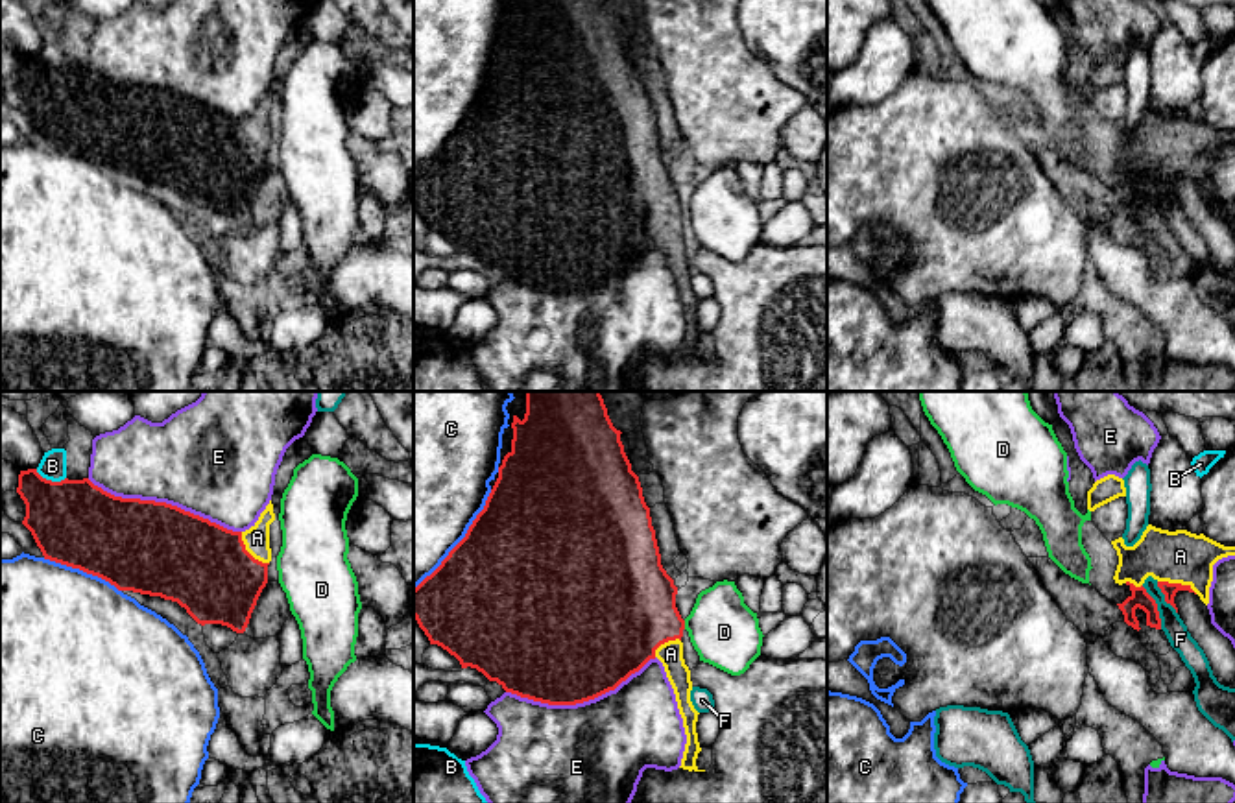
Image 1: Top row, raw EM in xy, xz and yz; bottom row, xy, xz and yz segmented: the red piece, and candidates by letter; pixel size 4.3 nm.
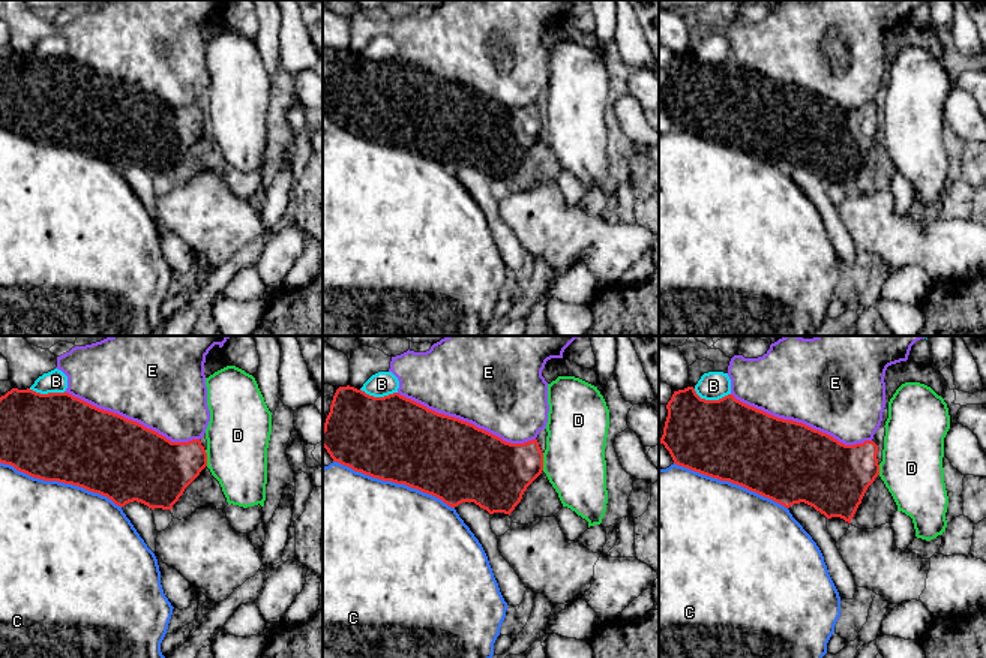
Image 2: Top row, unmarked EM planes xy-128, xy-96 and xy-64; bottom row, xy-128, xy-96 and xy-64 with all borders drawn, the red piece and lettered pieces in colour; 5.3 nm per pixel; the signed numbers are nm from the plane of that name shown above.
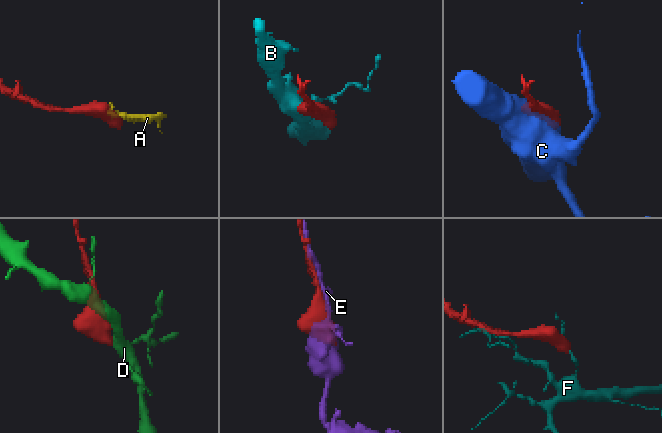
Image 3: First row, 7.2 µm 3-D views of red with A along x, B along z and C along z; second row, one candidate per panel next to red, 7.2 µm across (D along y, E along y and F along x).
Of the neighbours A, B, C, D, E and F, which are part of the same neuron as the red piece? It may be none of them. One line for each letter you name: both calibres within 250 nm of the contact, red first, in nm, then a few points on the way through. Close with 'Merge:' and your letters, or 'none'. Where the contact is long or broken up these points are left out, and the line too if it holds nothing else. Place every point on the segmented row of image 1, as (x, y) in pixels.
A: 380/110 nm
Merge: A

